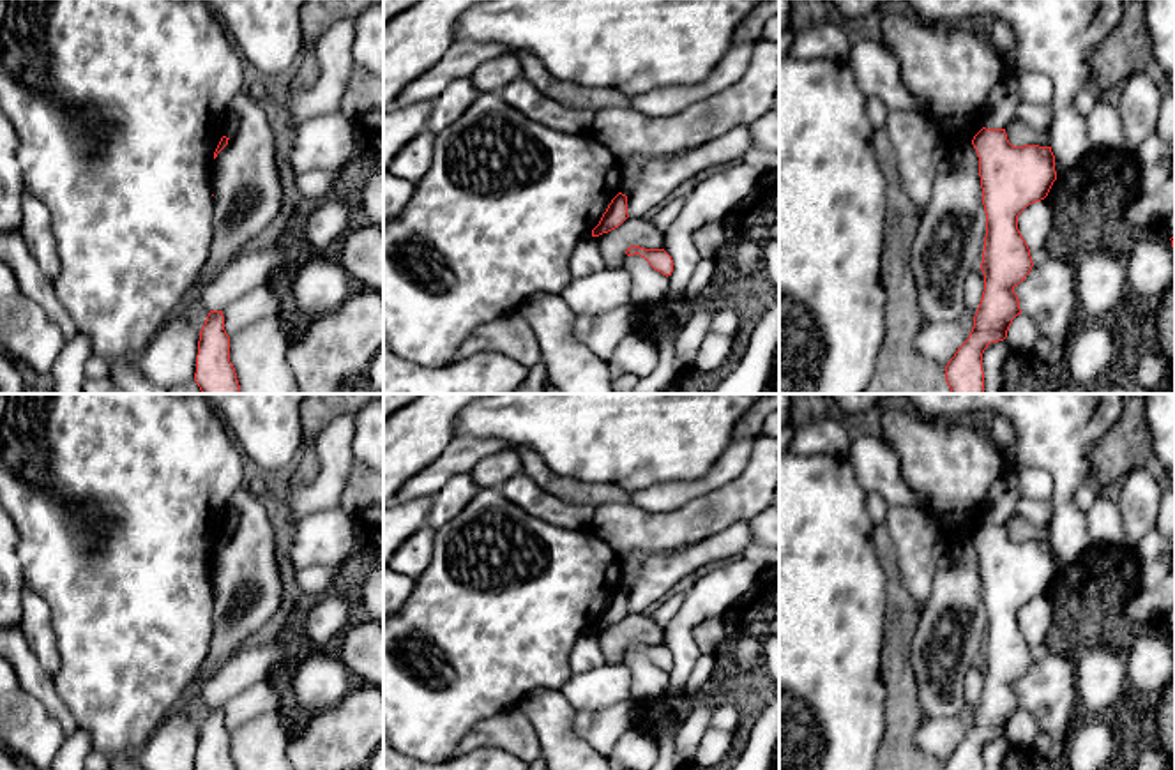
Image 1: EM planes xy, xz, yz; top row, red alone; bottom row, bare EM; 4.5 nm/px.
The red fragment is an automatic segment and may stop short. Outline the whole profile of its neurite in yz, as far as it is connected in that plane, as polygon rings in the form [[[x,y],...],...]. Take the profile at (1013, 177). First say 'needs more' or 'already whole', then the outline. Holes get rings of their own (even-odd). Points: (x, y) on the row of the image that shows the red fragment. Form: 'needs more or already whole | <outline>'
already whole | [[[982,127],[972,140],[979,157],[982,205],[986,212],[986,237],[981,270],[984,291],[968,339],[945,366],[951,394],[984,394],[982,353],[991,343],[1004,341],[1012,320],[1021,314],[1014,288],[1025,281],[1034,263],[1030,249],[1018,230],[1018,215],[1032,203],[1048,196],[1057,180],[1051,147],[1009,143],[1005,129]]]

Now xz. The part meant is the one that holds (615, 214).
already whole | [[[618,192],[608,205],[599,224],[592,230],[592,237],[599,237],[618,228],[627,217],[627,196]]]

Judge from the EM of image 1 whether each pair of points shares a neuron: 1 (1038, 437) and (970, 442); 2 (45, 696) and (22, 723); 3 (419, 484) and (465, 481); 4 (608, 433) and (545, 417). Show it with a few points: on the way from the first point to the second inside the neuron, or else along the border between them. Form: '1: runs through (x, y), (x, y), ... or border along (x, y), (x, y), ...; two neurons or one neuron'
1: border along (999, 447), (1008, 465); two neurons
2: border along (18, 679), (66, 735); two neurons
3: border along (483, 460), (469, 472), (451, 477), (430, 497); two neurons
4: runs through (592, 417), (560, 417); one neuron

